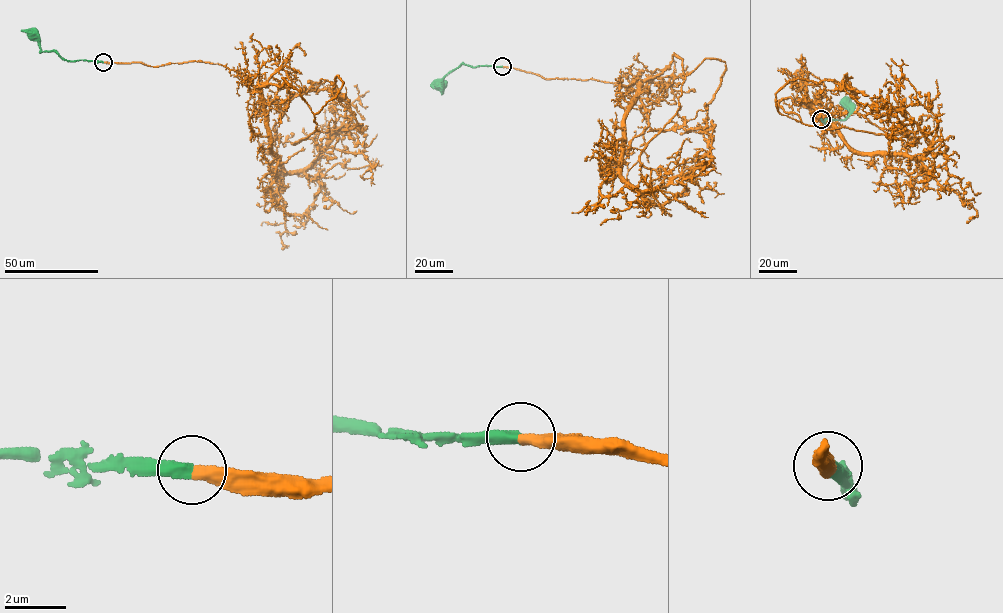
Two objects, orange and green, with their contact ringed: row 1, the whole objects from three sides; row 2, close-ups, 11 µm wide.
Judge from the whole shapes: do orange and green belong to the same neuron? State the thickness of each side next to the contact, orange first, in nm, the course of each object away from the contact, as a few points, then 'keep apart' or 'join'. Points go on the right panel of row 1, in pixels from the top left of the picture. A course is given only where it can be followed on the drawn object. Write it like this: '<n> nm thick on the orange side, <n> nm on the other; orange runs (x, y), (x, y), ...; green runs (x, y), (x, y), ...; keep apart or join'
440 nm thick on the orange side, 440 nm on the other; orange runs (820, 119), (814, 93), (813, 106), (855, 150), (920, 157), (929, 143), (913, 122), (891, 131), (914, 142); green runs (820, 119), (827, 125), (824, 122), (828, 119), (844, 119), (850, 103), (846, 102); join

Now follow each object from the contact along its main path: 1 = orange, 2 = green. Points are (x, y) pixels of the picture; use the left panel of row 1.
1: (103, 62), (241, 72), (260, 91), (287, 172), (333, 147), (363, 153), (371, 178)
2: (103, 62), (68, 61), (53, 51), (41, 52), (38, 39), (32, 33)

